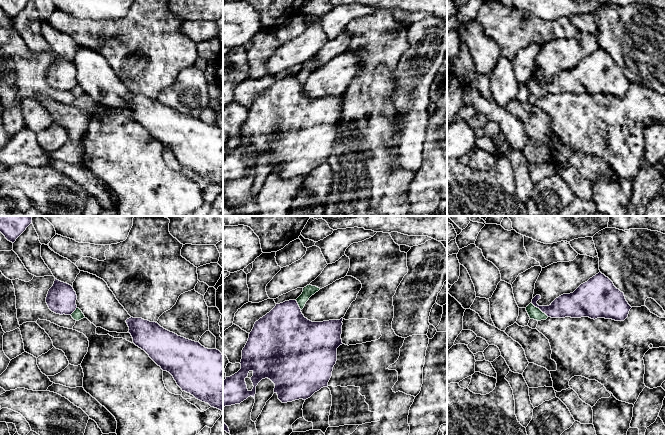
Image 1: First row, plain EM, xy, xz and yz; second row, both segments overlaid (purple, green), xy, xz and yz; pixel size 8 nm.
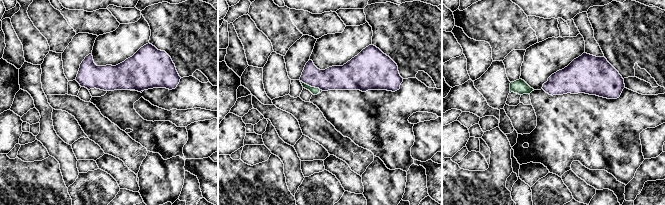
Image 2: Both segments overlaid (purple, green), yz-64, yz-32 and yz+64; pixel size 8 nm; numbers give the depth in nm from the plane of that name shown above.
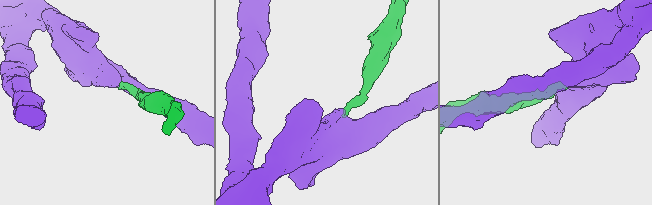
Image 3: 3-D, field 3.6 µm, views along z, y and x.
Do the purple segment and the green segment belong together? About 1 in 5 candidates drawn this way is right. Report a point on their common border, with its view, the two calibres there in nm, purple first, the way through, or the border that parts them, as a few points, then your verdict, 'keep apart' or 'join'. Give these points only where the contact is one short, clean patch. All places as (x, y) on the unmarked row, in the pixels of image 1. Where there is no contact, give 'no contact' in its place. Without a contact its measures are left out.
contact yz (540, 85); calibres 190 and 100 nm; border yz (531, 78), (548, 92); keep apart

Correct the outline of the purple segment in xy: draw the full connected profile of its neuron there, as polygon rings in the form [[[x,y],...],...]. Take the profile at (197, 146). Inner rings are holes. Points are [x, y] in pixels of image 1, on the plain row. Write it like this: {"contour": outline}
{"contour": [[[142,94],[126,96],[133,119],[169,148],[177,161],[223,190],[223,130]]]}

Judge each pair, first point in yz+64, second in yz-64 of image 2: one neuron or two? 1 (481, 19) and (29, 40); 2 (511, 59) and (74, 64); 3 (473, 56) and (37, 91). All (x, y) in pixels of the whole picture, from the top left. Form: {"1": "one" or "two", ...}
{"1": "two", "2": "one", "3": "two"}

